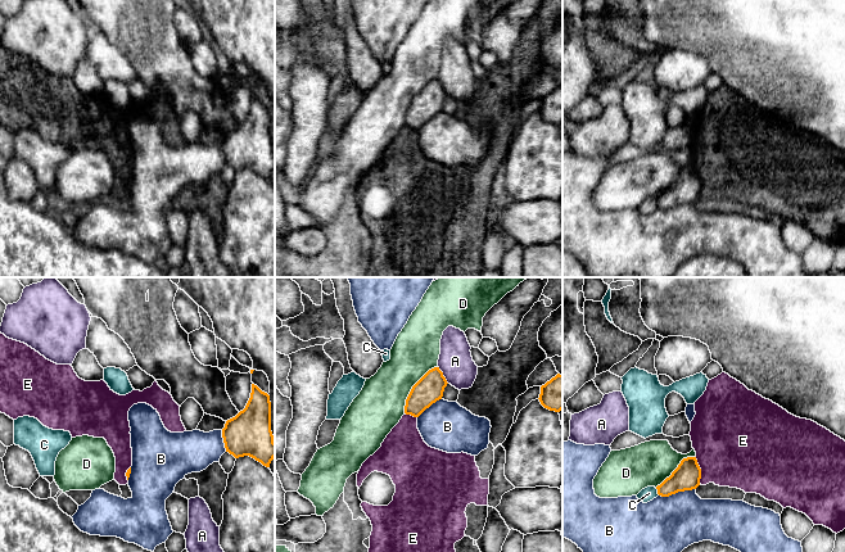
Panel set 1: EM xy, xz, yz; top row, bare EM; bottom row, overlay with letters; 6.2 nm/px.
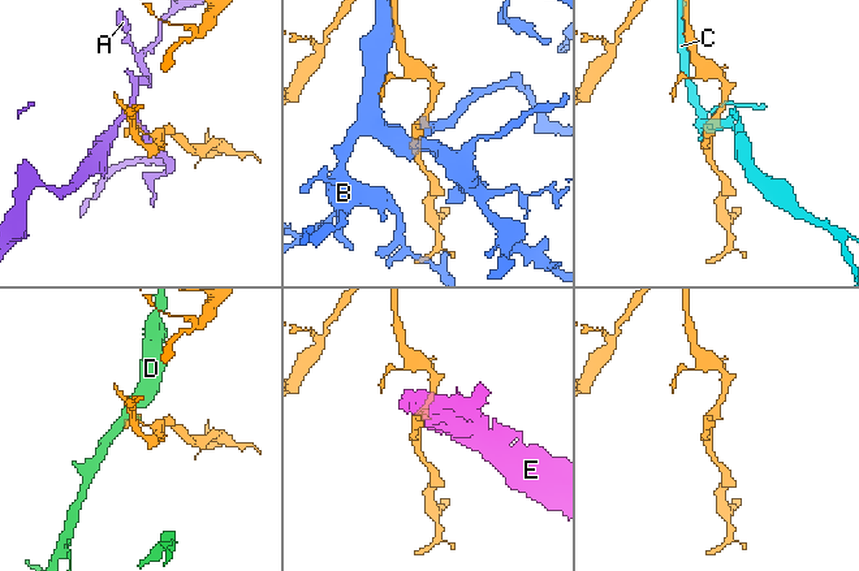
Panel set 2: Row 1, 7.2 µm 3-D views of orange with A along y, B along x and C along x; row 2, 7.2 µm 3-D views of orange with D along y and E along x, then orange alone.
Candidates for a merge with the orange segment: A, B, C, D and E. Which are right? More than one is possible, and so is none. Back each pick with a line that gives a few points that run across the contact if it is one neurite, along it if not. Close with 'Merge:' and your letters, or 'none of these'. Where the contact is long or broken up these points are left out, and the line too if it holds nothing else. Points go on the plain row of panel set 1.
Merge: none of these

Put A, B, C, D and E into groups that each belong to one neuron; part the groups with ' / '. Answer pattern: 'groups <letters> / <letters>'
groups A / B / C / D / E

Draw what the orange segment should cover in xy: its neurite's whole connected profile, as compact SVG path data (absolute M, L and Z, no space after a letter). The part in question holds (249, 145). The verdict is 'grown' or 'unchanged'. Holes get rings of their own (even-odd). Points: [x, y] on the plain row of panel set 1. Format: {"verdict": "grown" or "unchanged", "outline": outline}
{"verdict": "unchanged", "outline": "M252 96L245 121L226 134L222 150L226 164L235 171L249 168L270 180L275 171L270 108Z"}

